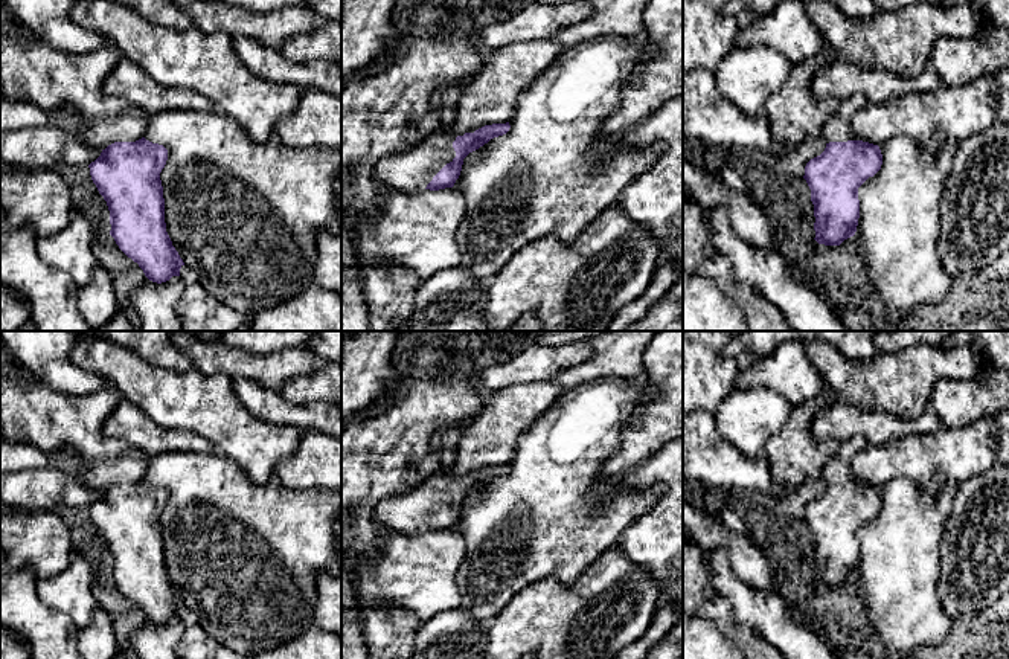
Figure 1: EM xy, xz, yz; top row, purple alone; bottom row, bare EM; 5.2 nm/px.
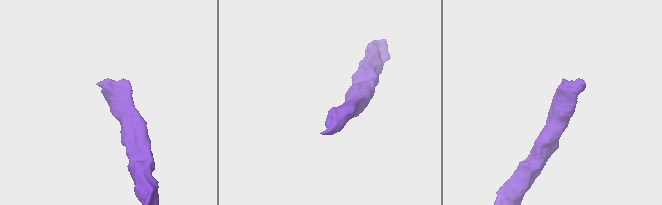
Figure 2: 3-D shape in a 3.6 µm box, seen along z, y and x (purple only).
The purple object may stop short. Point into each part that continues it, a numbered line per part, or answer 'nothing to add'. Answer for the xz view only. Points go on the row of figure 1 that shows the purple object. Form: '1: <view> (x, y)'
1: xz (409, 171)

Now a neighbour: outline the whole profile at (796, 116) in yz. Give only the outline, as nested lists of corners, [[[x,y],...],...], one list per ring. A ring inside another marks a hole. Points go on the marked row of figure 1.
[[[825,47],[820,53],[796,64],[779,92],[768,98],[764,114],[770,122],[774,142],[790,143],[791,151],[774,156],[777,177],[802,178],[806,163],[826,148],[823,125],[838,111],[840,101],[817,99],[811,84],[820,67],[840,61],[838,55]]]

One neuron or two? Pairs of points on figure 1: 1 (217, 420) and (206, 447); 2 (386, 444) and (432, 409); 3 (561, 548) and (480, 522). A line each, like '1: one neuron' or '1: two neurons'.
1: two neurons
2: one neuron
3: one neuron

